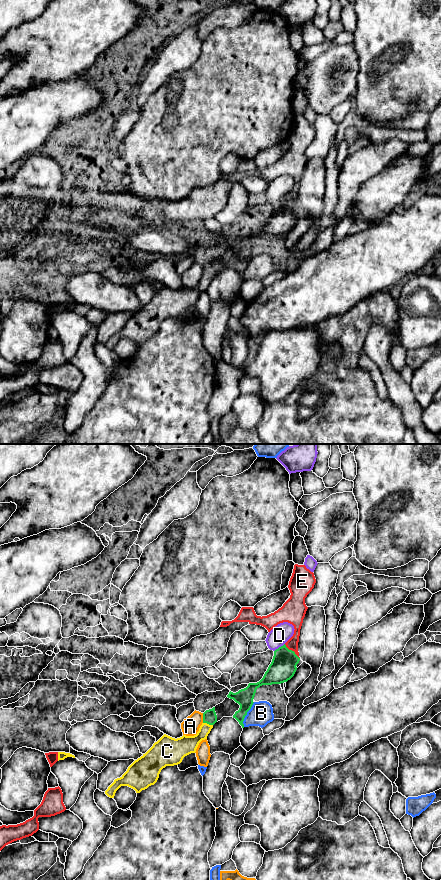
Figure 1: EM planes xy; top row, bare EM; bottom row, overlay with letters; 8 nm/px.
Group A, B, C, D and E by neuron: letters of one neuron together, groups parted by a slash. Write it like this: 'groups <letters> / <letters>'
groups A / B / C / D / E

